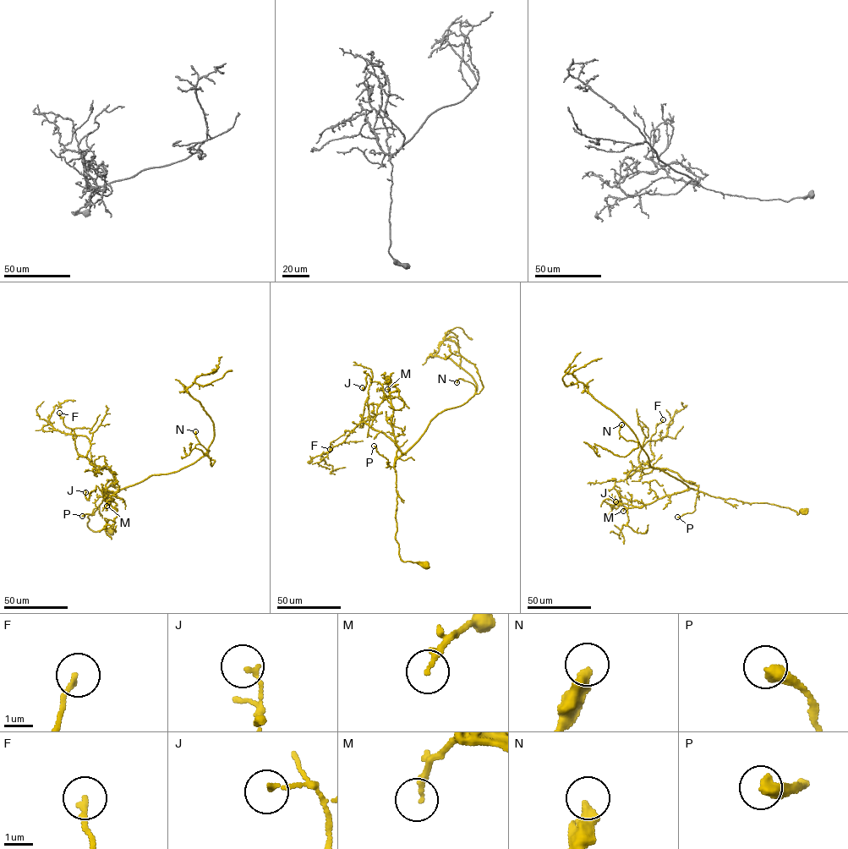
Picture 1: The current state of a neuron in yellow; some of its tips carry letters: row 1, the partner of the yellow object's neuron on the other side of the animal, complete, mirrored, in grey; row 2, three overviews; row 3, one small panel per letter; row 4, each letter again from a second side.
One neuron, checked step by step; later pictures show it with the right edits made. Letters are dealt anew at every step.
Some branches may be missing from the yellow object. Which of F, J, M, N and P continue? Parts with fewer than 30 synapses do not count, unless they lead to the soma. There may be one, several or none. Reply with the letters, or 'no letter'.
no letter

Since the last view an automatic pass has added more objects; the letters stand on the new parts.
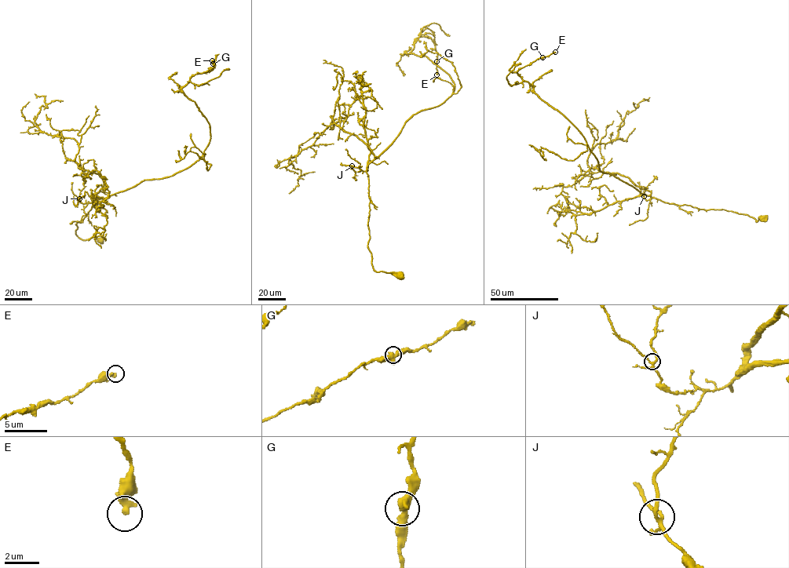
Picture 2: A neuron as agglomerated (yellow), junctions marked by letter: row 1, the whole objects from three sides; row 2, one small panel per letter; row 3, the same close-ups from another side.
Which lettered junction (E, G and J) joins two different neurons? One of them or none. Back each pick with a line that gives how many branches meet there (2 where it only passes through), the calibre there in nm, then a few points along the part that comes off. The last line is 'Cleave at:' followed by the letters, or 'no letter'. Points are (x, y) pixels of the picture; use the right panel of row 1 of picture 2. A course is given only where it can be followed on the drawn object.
Cleave at: no letter

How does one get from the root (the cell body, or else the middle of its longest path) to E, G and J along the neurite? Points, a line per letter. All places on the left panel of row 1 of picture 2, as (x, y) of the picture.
E: (100, 240), (75, 233), (93, 201), (174, 175), (202, 155), (210, 125), (181, 89), (212, 70), (212, 60)
G: (100, 240), (75, 233), (93, 201), (174, 175), (202, 155), (210, 125), (181, 89), (213, 63)
J: (100, 240), (92, 237), (82, 240), (76, 234), (76, 223), (93, 205), (82, 203), (79, 198)

